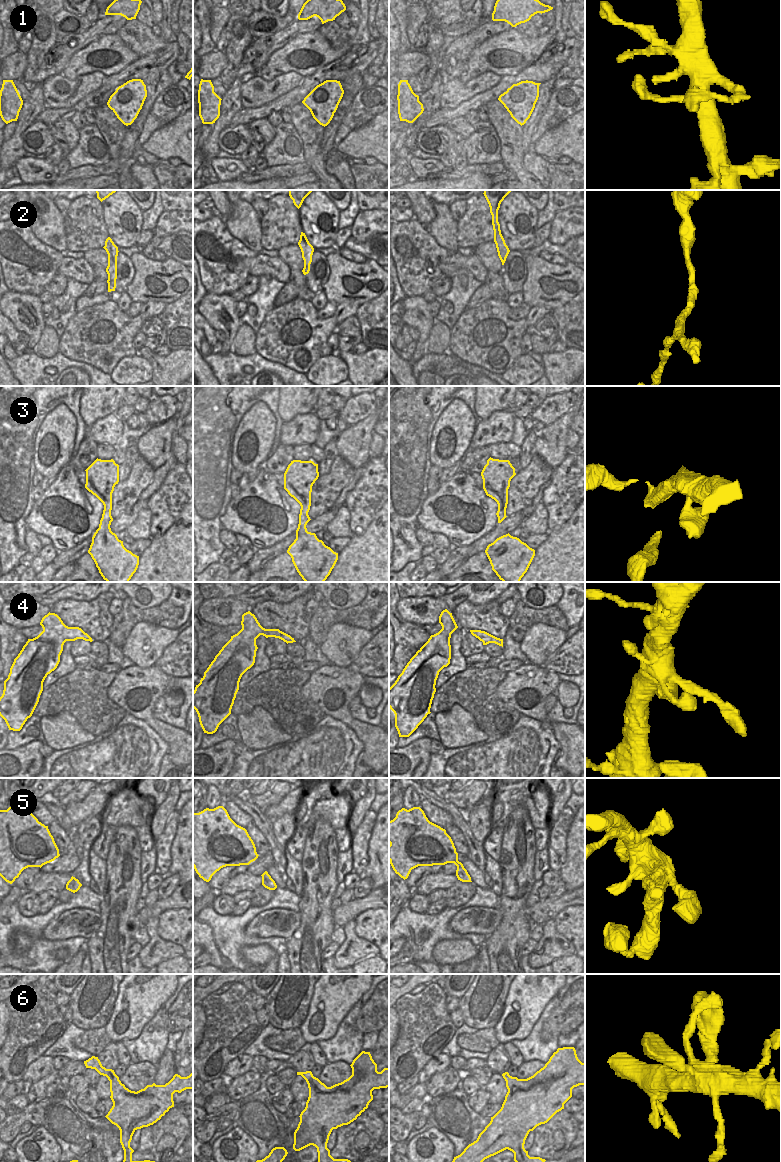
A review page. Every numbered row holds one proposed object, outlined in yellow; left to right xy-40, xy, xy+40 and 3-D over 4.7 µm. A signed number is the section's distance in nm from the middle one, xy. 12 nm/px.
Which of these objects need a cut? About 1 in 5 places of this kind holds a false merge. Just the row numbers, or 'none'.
none

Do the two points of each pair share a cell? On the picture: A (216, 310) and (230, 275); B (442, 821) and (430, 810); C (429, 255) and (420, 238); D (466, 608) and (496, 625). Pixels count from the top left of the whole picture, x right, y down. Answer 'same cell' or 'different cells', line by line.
A: different cells
B: same cell
C: same cell
D: same cell

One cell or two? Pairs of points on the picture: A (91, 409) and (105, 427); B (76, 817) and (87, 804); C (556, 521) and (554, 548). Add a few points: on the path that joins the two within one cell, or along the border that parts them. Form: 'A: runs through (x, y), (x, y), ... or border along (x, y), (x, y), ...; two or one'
A: border along (114, 412), (97, 419), (88, 427); two
B: runs through (78, 814), (85, 807); one
C: border along (571, 514), (561, 527), (549, 532); two

